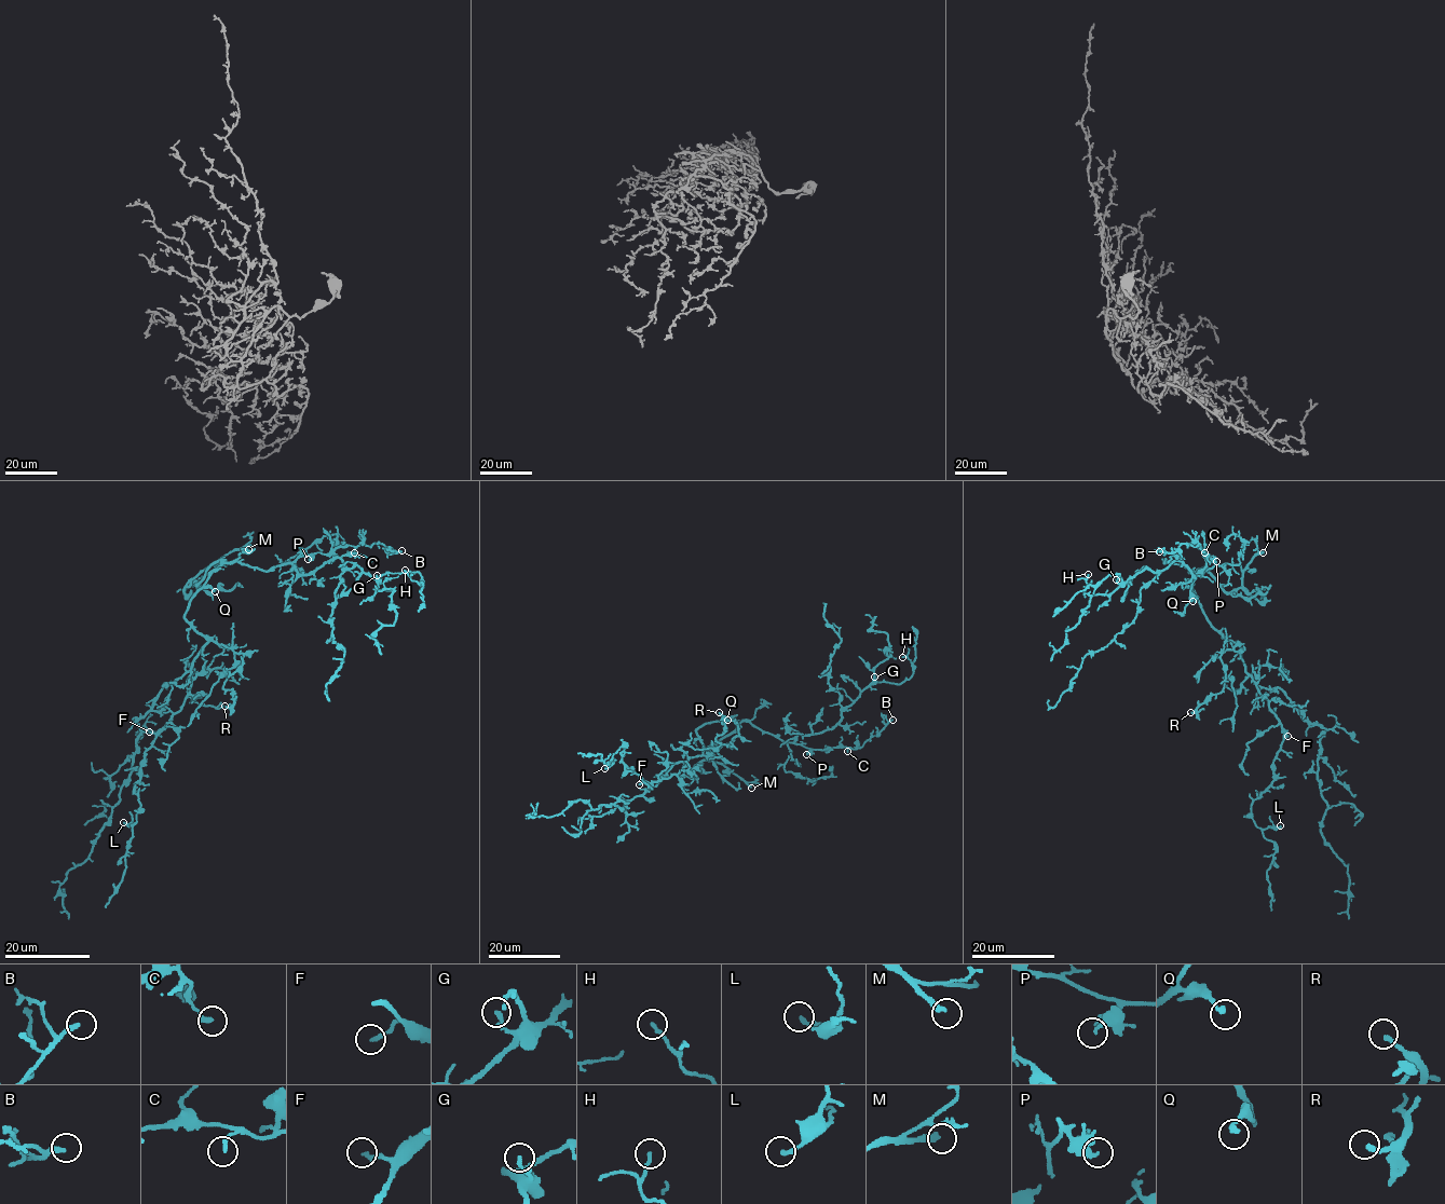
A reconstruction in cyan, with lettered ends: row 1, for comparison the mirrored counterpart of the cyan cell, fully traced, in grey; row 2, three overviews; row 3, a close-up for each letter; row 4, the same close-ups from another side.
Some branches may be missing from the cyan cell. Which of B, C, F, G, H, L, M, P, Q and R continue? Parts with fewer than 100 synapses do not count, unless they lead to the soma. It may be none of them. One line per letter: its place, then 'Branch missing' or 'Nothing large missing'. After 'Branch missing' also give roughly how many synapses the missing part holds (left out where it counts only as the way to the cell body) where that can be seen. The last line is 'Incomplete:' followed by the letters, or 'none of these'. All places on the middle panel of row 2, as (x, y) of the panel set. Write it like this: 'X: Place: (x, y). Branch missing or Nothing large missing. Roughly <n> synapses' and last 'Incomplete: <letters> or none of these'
B: Place: (893, 720). Nothing large missing
C: Place: (847, 751). Nothing large missing
F: Place: (639, 784). Nothing large missing
G: Place: (874, 676). Nothing large missing
H: Place: (902, 657). Nothing large missing
L: Place: (604, 768). Nothing large missing
M: Place: (751, 788). Branch missing
P: Place: (806, 754). Nothing large missing
Q: Place: (727, 720). Nothing large missing
R: Place: (719, 712). Nothing large missing
Incomplete: M

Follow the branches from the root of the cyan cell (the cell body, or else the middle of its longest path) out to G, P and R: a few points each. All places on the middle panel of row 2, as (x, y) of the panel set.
G: (698, 728), (723, 719), (749, 721), (793, 741), (799, 733), (833, 728), (874, 676)
P: (698, 728), (723, 719), (749, 721), (785, 741), (809, 748), (806, 754)
R: (698, 728), (696, 734), (709, 753), (728, 744), (716, 740), (725, 721), (719, 712)

